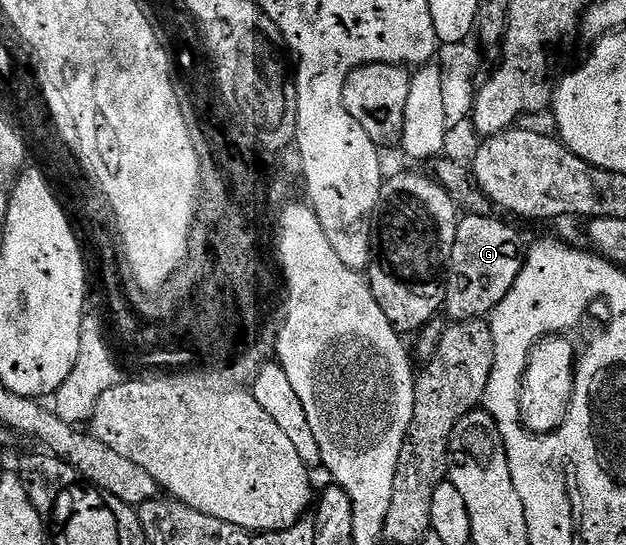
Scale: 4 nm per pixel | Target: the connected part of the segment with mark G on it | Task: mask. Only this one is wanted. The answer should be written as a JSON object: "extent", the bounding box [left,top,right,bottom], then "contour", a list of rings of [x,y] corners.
{"extent":[444,215,524,321],"contour":[[[463,215],[458,221],[458,229],[456,230],[456,242],[452,246],[452,254],[450,255],[450,267],[446,270],[446,302],[444,305],[445,315],[450,315],[451,321],[459,320],[480,320],[489,317],[504,298],[504,294],[508,294],[508,290],[512,290],[512,282],[516,282],[516,278],[522,269],[524,259],[524,244],[522,248],[522,240],[518,237],[518,232],[510,224],[505,224],[502,220],[497,220],[497,215],[488,216],[472,216]]]}

